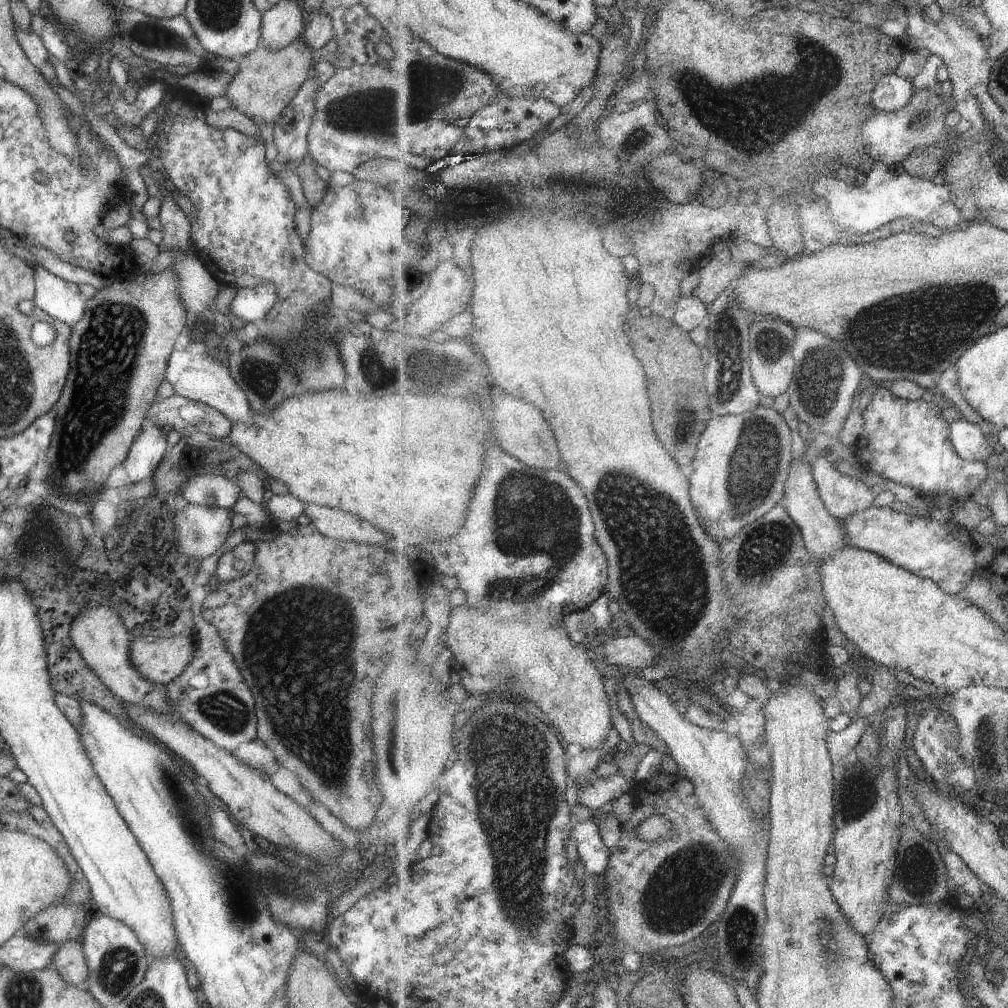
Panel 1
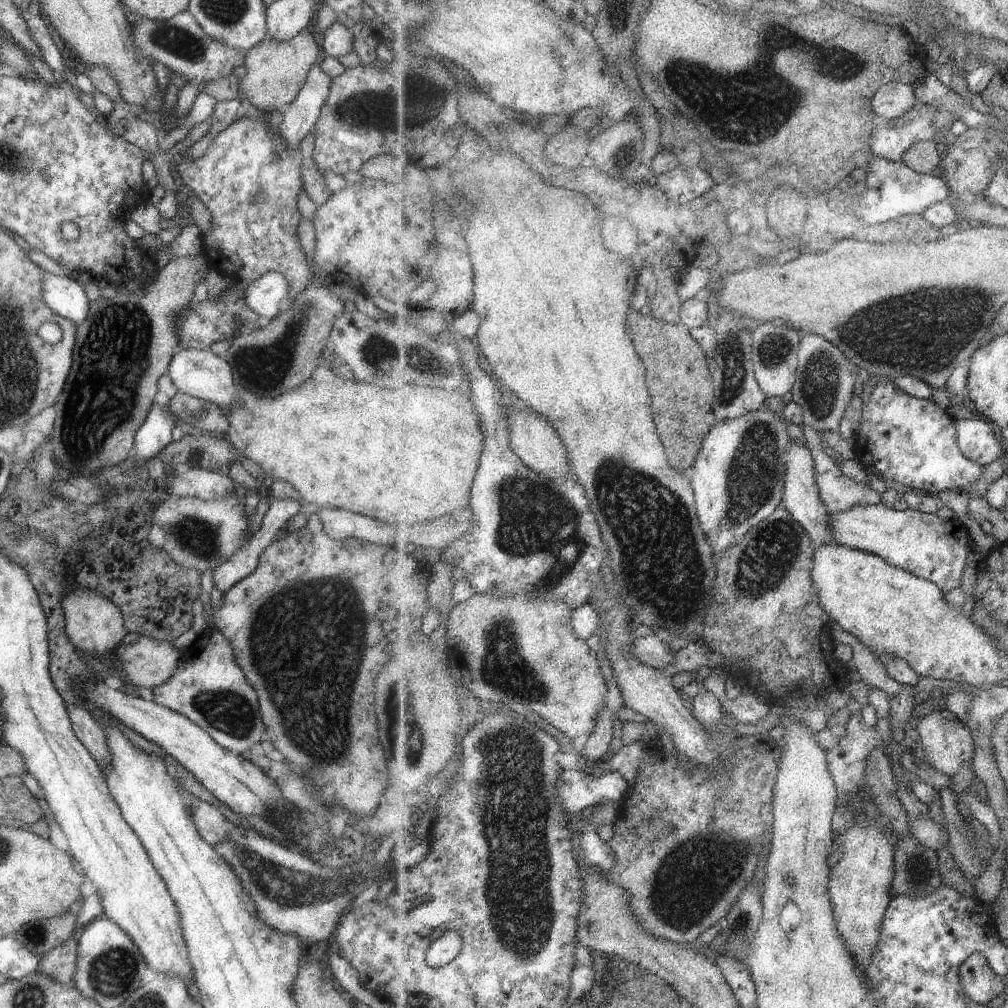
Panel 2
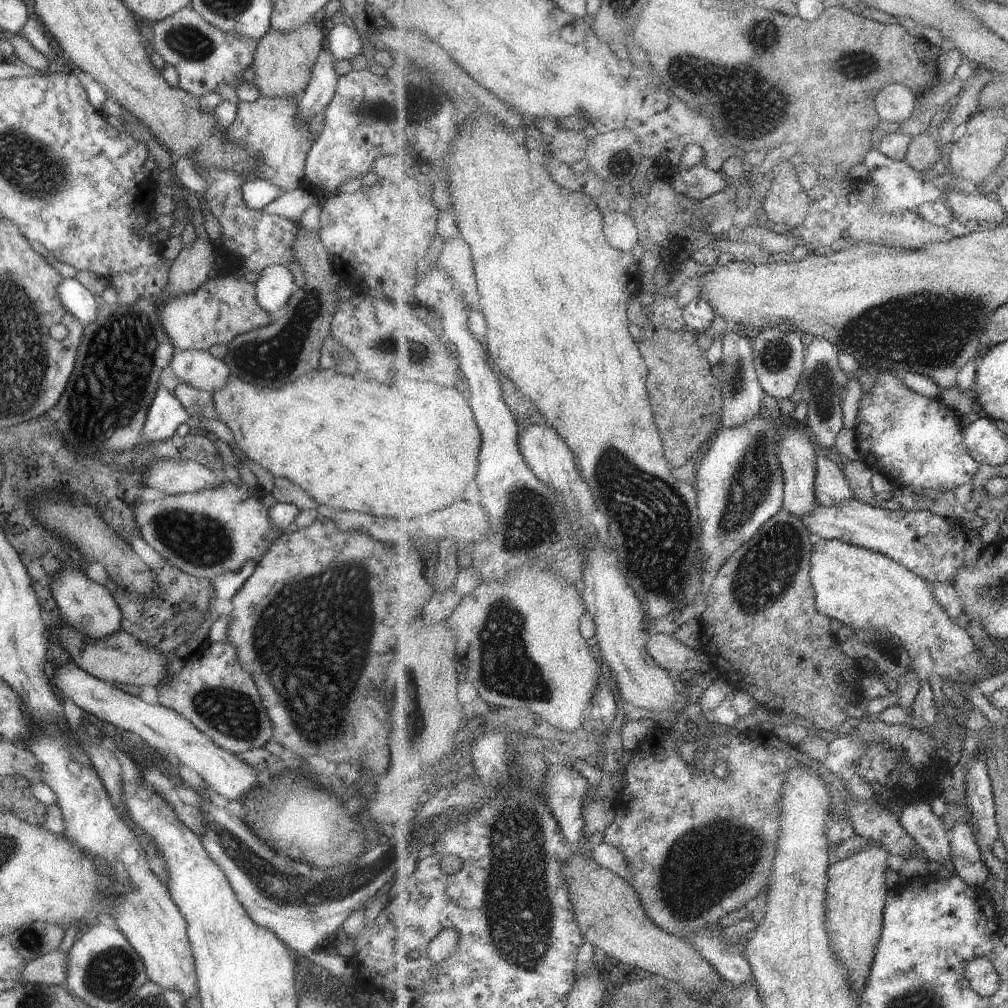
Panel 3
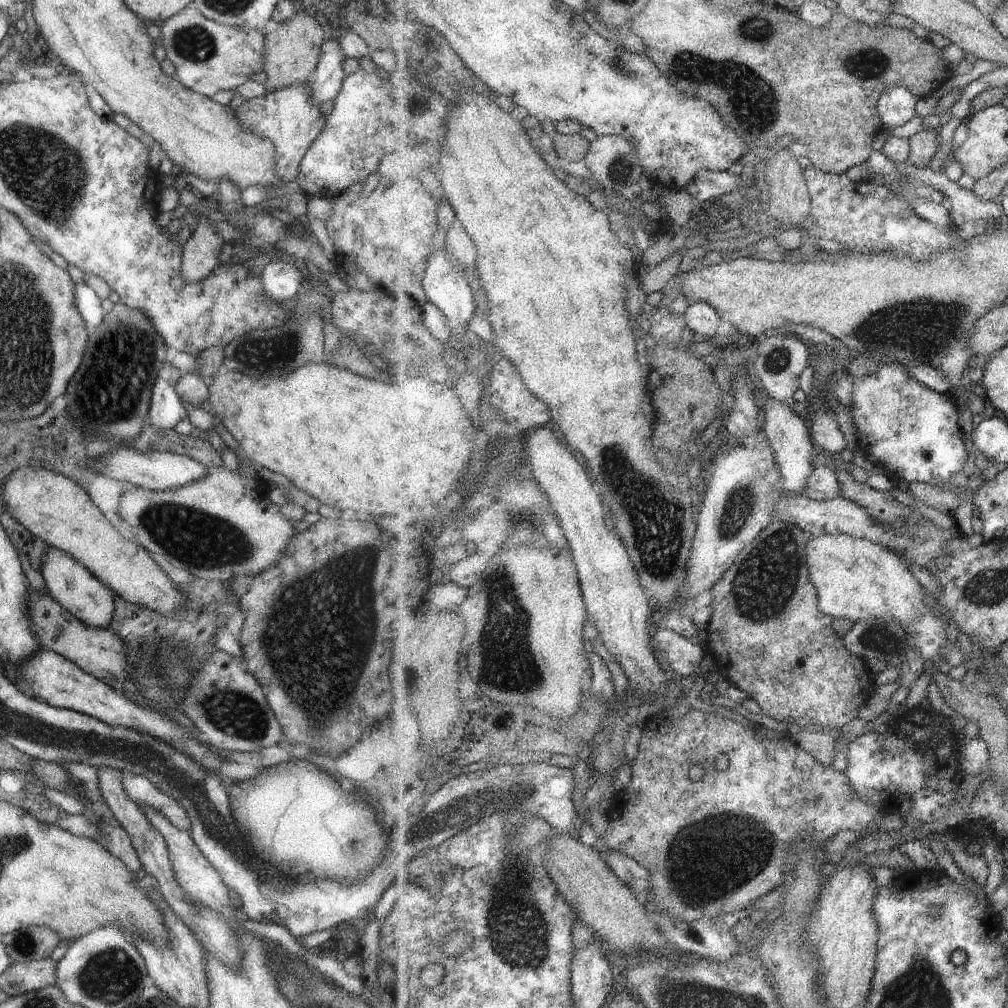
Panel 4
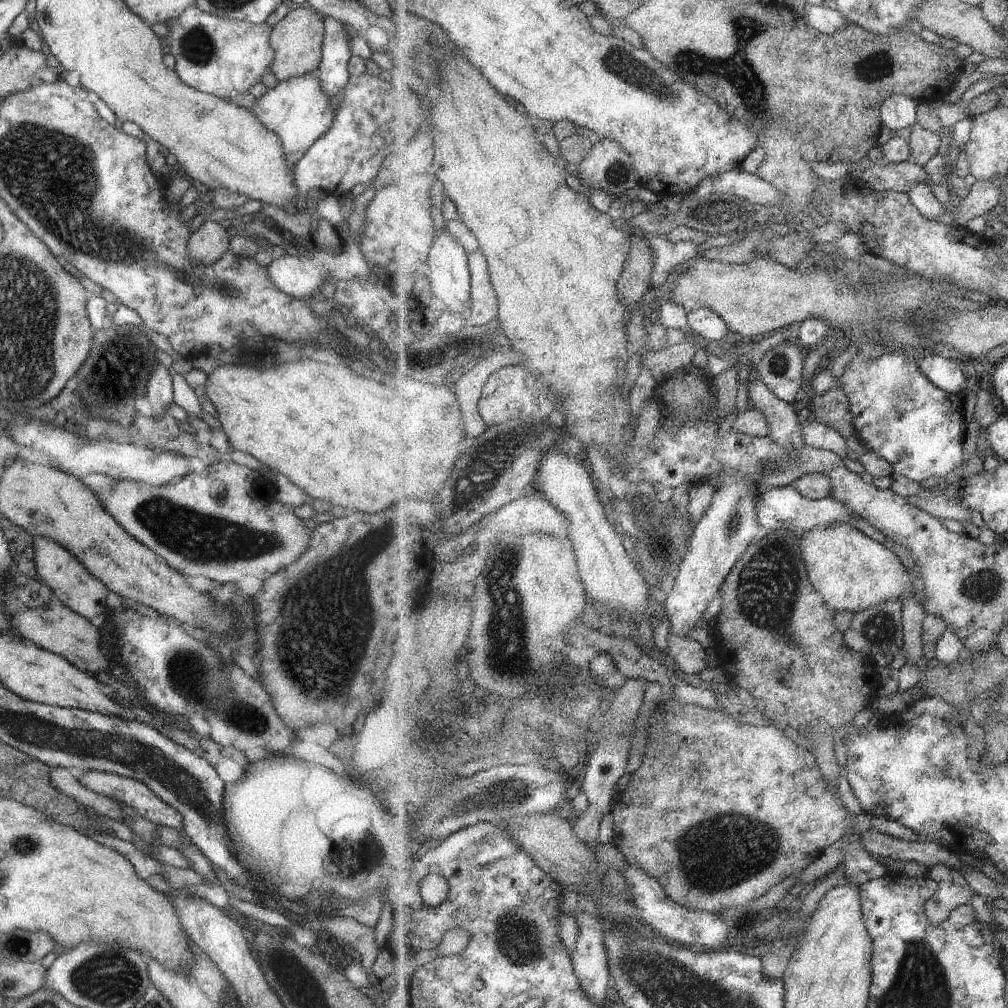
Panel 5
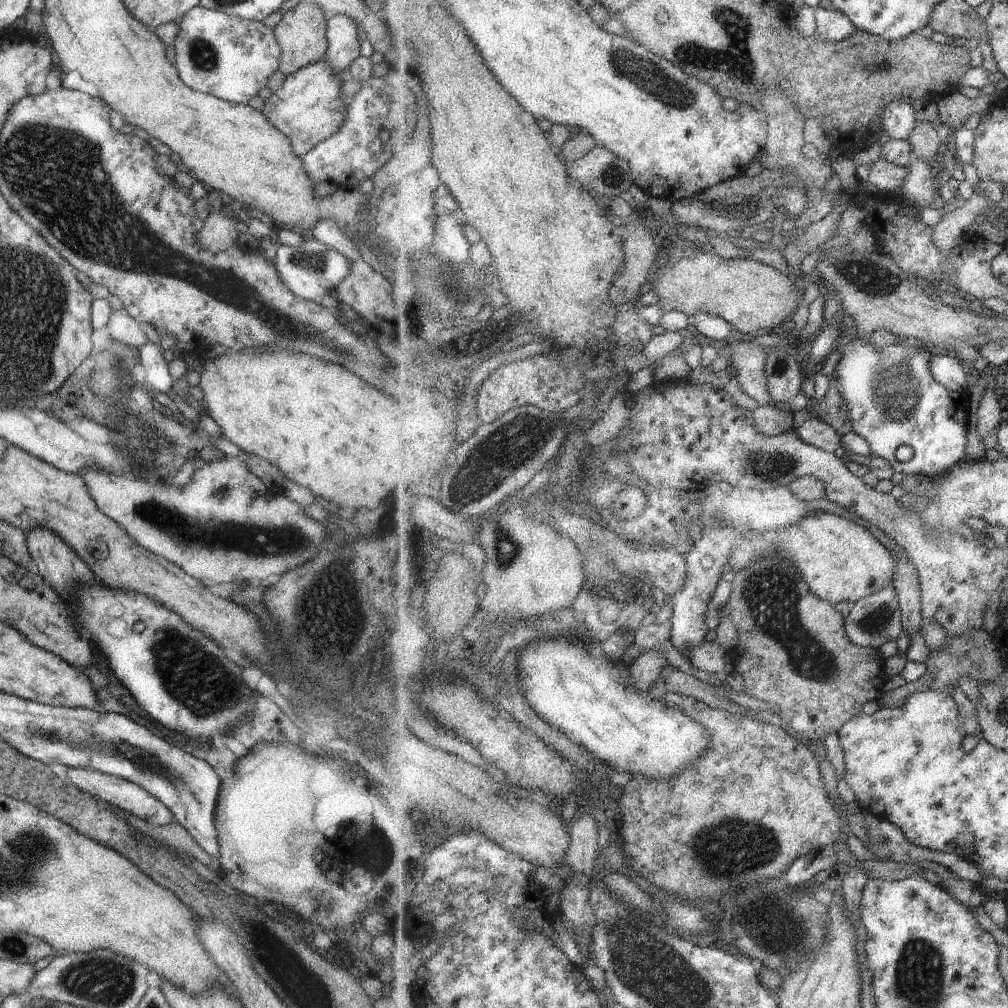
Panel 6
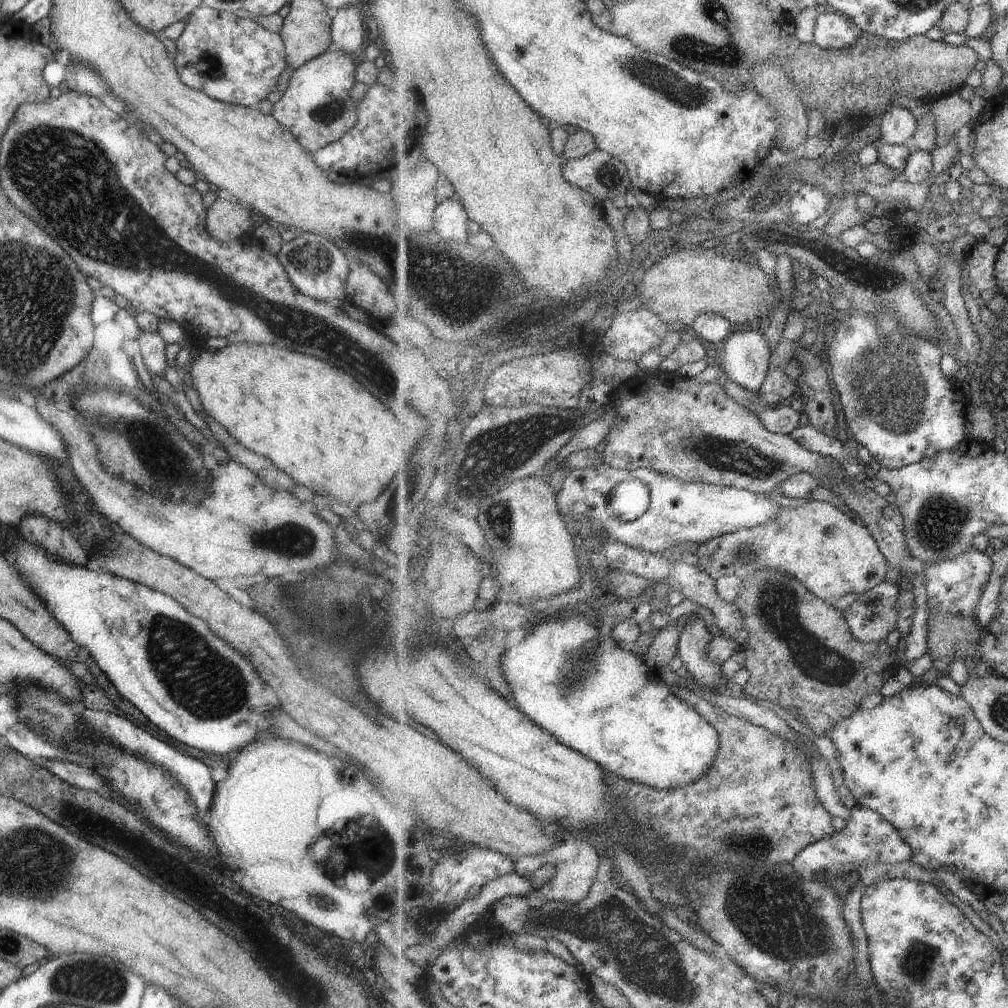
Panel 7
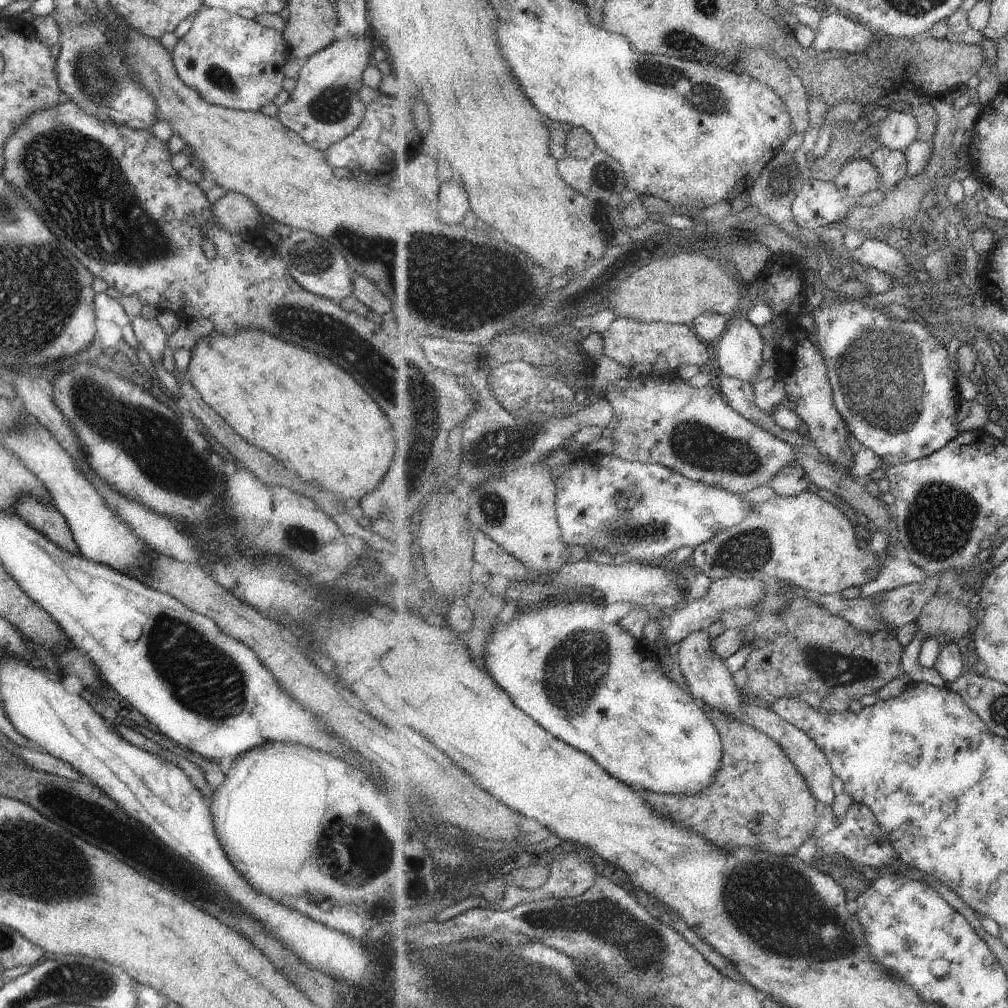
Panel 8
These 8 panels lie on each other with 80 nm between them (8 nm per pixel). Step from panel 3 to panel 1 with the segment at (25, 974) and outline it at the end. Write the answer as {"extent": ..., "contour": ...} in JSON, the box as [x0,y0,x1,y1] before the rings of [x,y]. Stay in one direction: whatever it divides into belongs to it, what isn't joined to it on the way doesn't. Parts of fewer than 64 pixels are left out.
{"extent":[50,939,87,986],"contour":[[[79,939],[65,941],[59,944],[50,962],[57,976],[68,985],[82,986],[87,976],[87,965],[83,958]]]}

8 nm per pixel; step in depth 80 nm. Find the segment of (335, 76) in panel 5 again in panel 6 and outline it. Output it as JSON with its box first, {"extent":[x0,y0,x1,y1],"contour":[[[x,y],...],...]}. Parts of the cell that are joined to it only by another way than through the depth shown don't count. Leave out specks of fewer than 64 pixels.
{"extent":[322,14,361,75],"contour":[[[343,14],[328,15],[325,26],[327,47],[322,59],[329,64],[331,72],[341,75],[360,56],[361,36],[355,24]]]}

